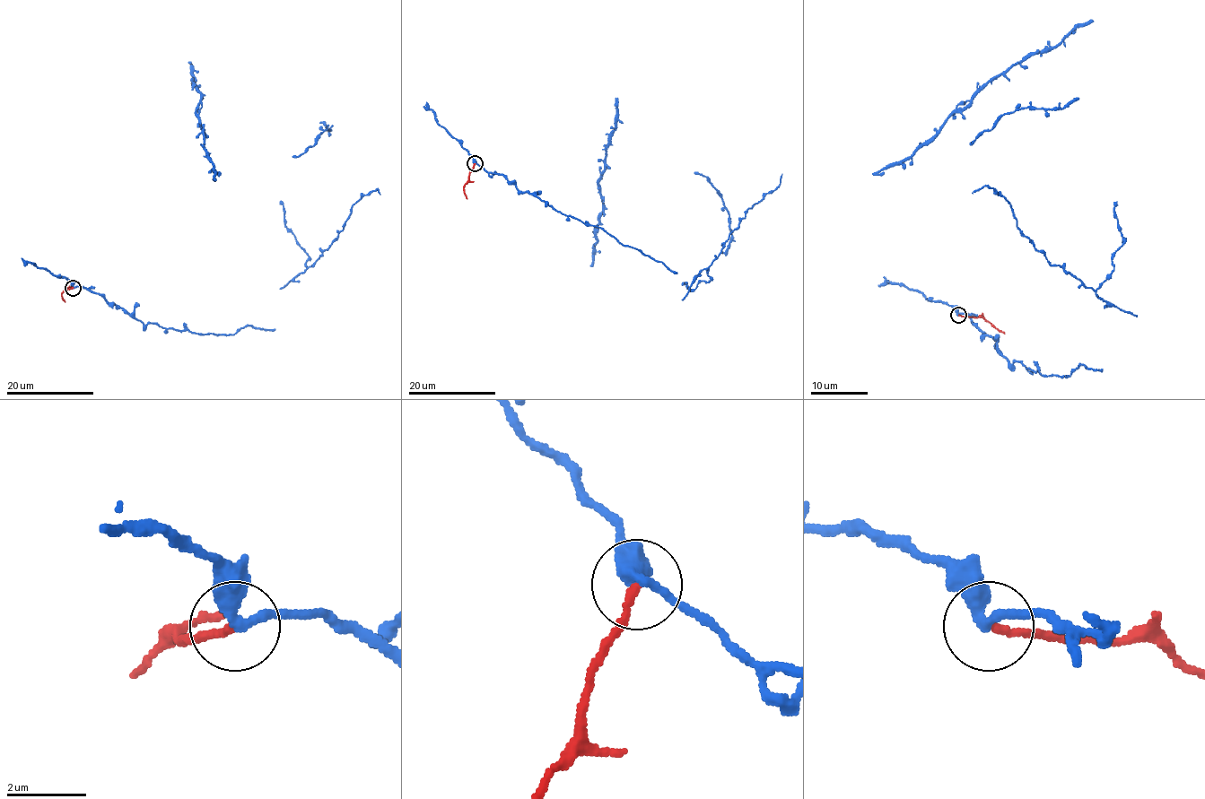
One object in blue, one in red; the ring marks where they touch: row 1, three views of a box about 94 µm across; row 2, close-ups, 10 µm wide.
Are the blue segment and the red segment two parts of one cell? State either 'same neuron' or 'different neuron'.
different neuron

